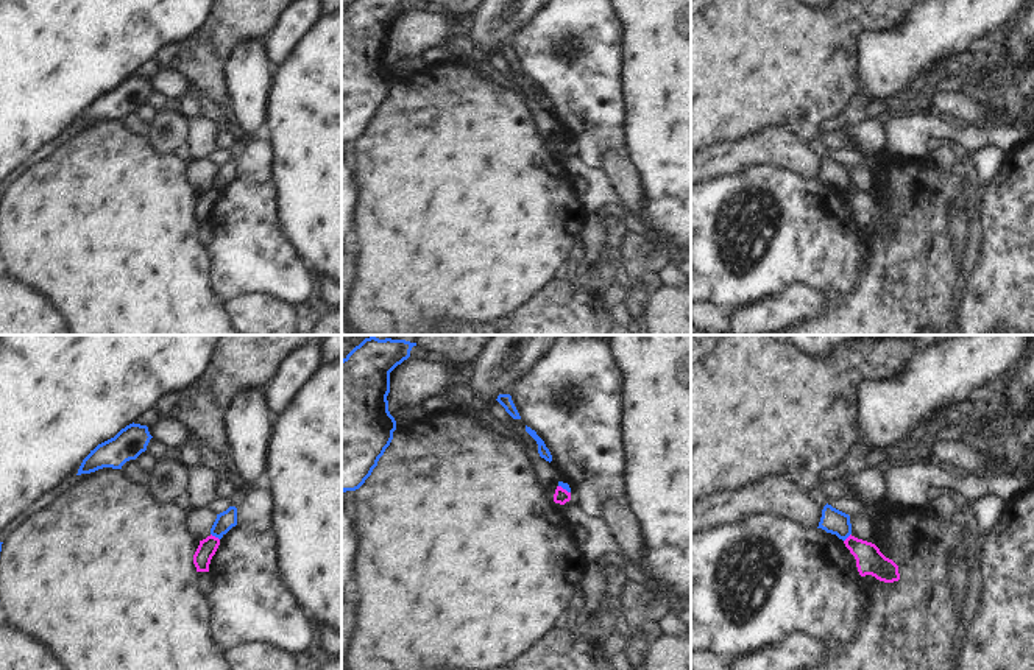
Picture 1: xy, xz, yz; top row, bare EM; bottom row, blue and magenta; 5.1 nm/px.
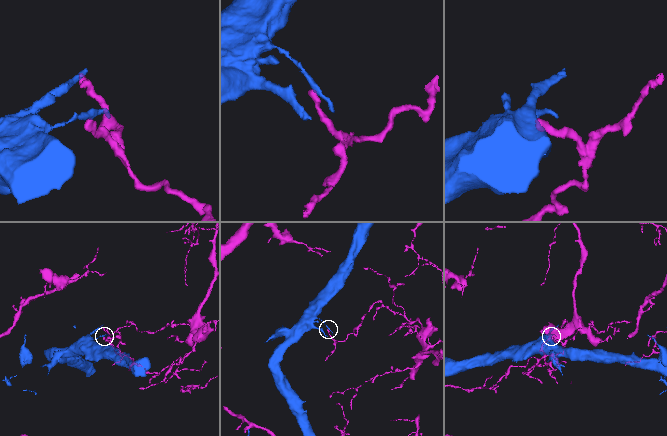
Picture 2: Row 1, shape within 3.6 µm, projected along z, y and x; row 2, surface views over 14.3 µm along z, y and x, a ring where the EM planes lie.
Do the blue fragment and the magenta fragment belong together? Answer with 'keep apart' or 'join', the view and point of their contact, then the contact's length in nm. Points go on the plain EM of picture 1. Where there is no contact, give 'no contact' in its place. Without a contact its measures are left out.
keep apart | xy (216, 187) | 60 nm

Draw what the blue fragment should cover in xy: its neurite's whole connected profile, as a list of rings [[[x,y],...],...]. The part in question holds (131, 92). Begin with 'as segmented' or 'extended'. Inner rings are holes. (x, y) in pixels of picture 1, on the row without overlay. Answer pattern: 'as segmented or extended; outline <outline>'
as segmented; outline [[[129,75],[122,79],[114,89],[98,95],[90,104],[83,111],[78,125],[90,125],[103,118],[122,120],[122,117],[136,111],[153,87],[147,76]]]

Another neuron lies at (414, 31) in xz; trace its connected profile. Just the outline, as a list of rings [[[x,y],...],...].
[[[407,9],[390,23],[388,62],[395,69],[402,58],[421,56],[429,48],[452,53],[455,61],[488,79],[518,92],[518,87],[488,61],[474,61],[452,45],[446,16]]]

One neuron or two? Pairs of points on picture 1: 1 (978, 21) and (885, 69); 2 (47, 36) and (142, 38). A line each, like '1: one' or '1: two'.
1: one
2: one

